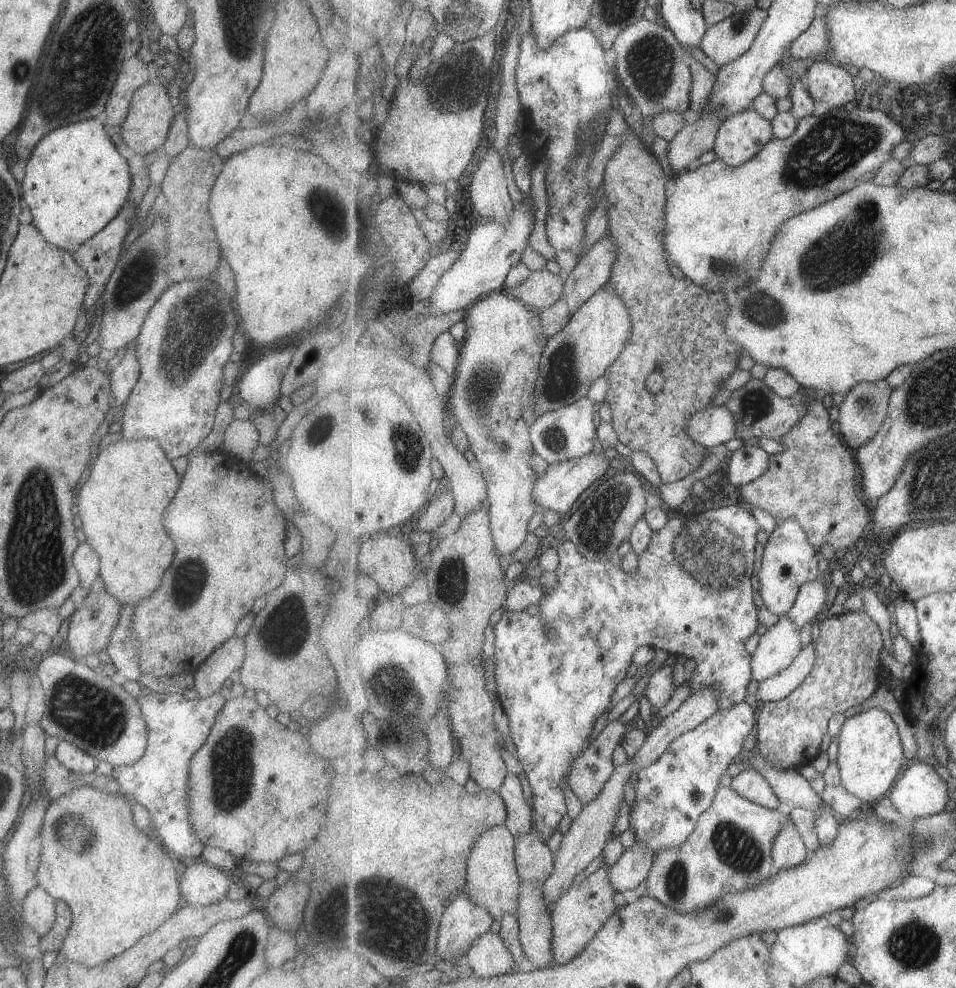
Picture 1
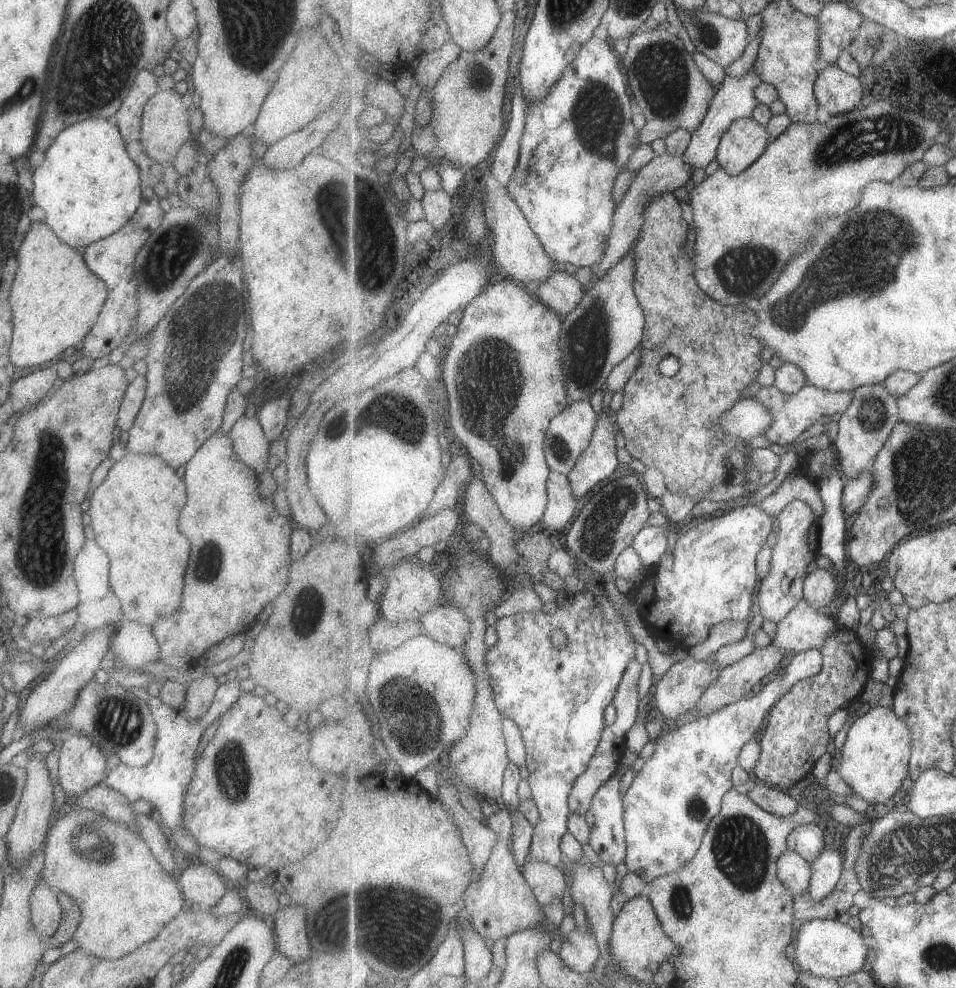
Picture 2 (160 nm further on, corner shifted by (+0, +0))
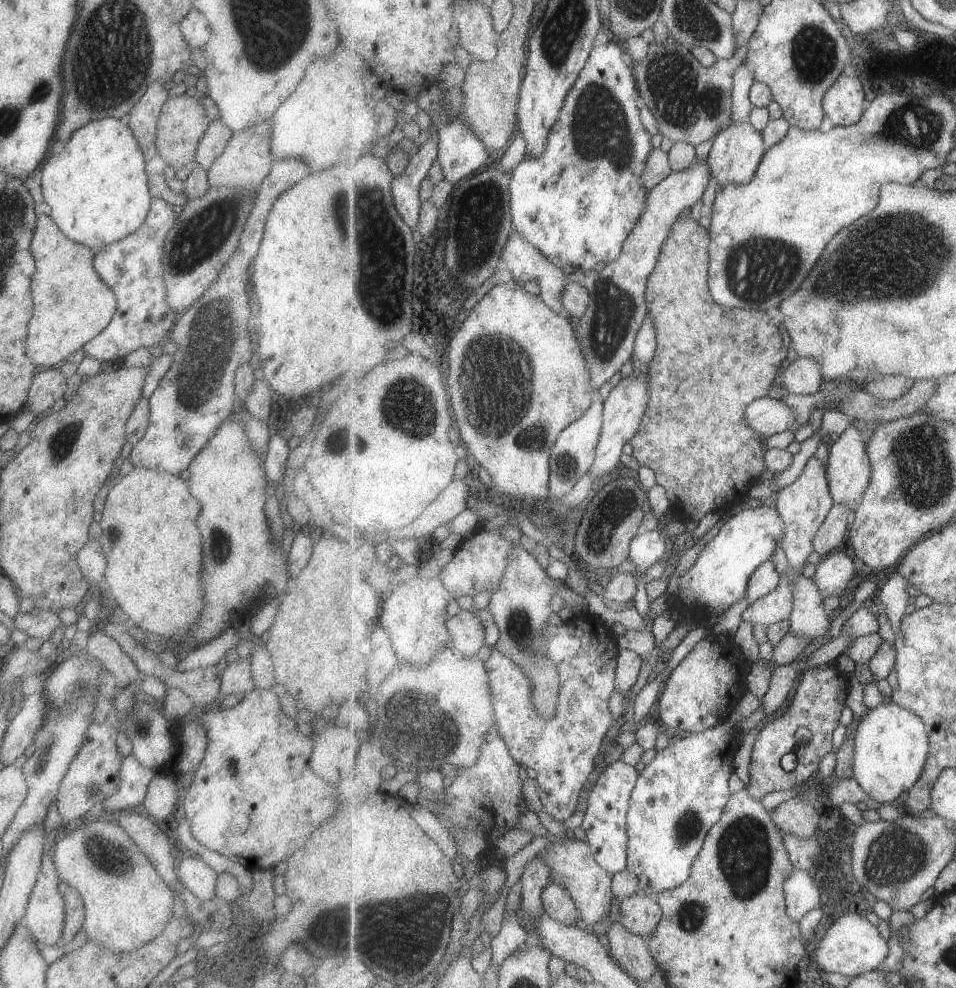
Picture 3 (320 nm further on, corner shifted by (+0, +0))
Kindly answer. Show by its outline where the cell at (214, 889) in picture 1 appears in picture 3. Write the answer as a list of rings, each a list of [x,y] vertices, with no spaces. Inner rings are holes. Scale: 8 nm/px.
[[[186,853],[187,858],[179,863],[178,880],[200,901],[208,901],[214,897],[217,873],[199,857]]]

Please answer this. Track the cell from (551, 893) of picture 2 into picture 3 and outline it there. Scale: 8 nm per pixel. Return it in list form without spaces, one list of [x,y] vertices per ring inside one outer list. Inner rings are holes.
[[[551,882],[542,892],[546,913],[558,923],[575,927],[582,912],[571,893],[563,886]]]

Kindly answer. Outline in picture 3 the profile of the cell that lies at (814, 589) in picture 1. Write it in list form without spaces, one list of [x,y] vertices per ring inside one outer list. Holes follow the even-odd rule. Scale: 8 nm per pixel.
[[[843,546],[821,559],[813,580],[819,585],[824,597],[842,594],[851,584],[857,574],[852,556],[851,550]]]

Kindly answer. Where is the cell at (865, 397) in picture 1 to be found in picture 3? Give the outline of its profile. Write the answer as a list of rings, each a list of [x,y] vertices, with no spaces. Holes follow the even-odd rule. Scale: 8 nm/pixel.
[[[864,420],[849,421],[849,426],[845,428],[845,432],[841,434],[837,442],[828,446],[830,451],[830,459],[828,462],[828,479],[830,491],[833,495],[835,504],[842,504],[848,507],[859,506],[863,495],[870,487],[872,477],[872,462],[870,453],[867,450],[874,432],[881,423],[867,423]]]

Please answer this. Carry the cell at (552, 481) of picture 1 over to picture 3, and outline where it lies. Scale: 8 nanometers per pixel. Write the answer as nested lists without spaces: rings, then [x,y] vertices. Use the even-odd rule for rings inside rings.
[[[643,368],[641,375],[622,379],[609,393],[604,401],[604,423],[602,426],[602,435],[598,447],[596,448],[596,459],[589,474],[595,479],[599,479],[603,474],[609,474],[615,470],[617,464],[621,464],[623,448],[625,444],[630,443],[632,438],[639,432],[643,417],[646,413],[646,407],[649,404],[649,384],[650,380],[645,374],[647,370]]]

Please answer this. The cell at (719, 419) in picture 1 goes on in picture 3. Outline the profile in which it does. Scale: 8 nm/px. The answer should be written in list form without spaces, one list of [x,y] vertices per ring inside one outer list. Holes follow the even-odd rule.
[[[769,397],[755,400],[751,408],[747,408],[747,422],[764,438],[773,436],[777,432],[791,429],[796,421],[796,410],[785,404],[783,399],[770,399]]]

